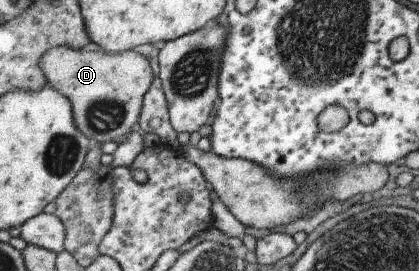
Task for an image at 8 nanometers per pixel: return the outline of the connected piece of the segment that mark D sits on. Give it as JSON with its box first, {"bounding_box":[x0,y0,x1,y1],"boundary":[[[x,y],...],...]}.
{"bounding_box":[39,47,154,144],"boundary":[[[52,47],[39,57],[39,69],[45,77],[45,84],[67,97],[67,101],[71,105],[71,117],[73,117],[77,131],[83,133],[91,144],[116,141],[135,128],[133,123],[138,121],[142,97],[154,77],[149,61],[132,50],[109,53],[101,49],[95,52],[85,52],[69,49],[69,47]]]}

